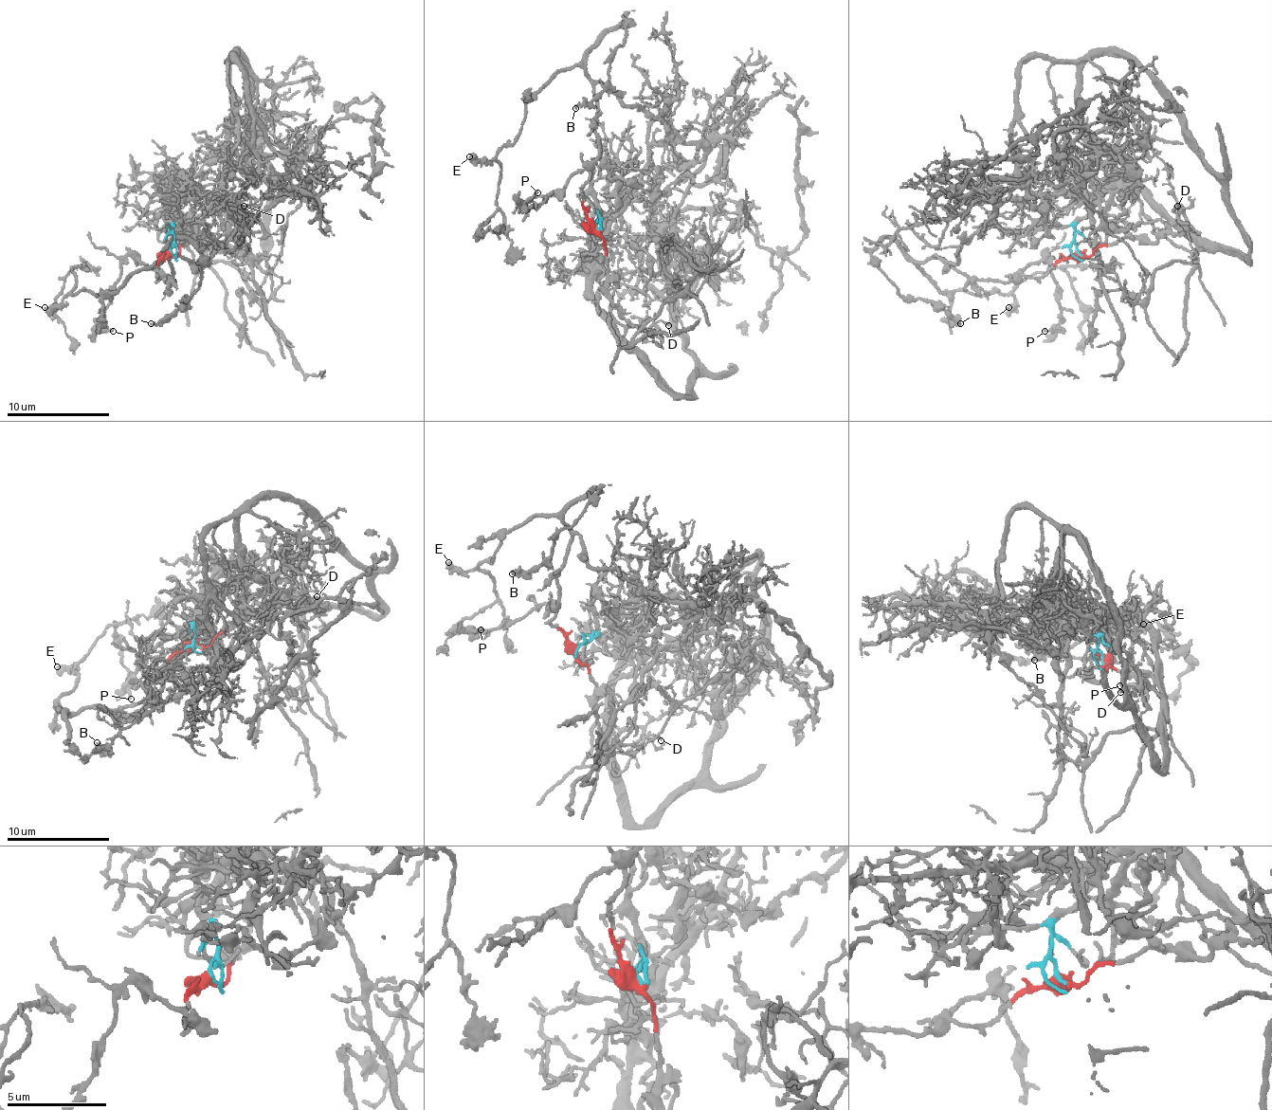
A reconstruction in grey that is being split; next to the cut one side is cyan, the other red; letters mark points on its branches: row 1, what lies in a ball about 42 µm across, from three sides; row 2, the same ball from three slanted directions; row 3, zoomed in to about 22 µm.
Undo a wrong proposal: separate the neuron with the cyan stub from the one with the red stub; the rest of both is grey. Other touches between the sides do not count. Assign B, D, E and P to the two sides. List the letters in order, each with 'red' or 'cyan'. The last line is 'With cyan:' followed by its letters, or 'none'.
B: red
D: cyan
E: red
P: red
With cyan: D

